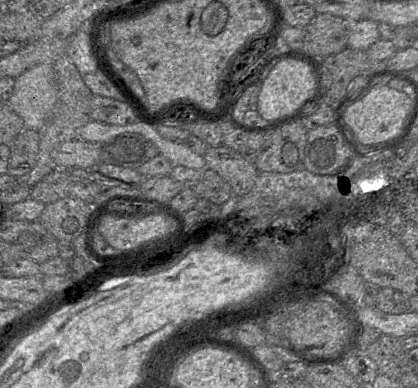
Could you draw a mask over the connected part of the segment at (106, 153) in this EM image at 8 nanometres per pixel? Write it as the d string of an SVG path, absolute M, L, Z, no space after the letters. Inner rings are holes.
M124 132L100 145L100 162L138 169L159 154L150 139L137 132Z

